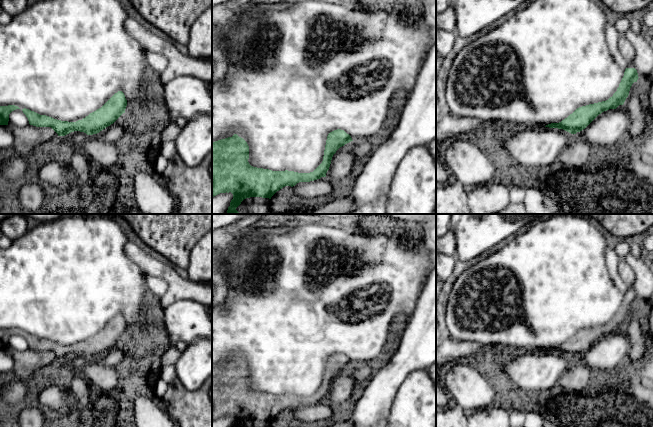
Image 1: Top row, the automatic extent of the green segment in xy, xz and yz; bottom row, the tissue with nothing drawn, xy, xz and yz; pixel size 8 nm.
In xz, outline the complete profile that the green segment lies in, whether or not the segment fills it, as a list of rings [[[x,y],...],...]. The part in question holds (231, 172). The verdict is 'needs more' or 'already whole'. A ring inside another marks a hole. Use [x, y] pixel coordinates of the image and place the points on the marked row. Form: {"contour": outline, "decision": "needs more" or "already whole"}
{"contour": [[[337,129],[327,136],[322,163],[310,173],[272,171],[249,164],[247,142],[234,134],[212,143],[212,198],[220,193],[233,194],[227,214],[240,214],[236,208],[250,197],[269,198],[285,186],[310,182],[326,177],[336,151],[353,141],[344,130]]], "decision": "already whole"}

